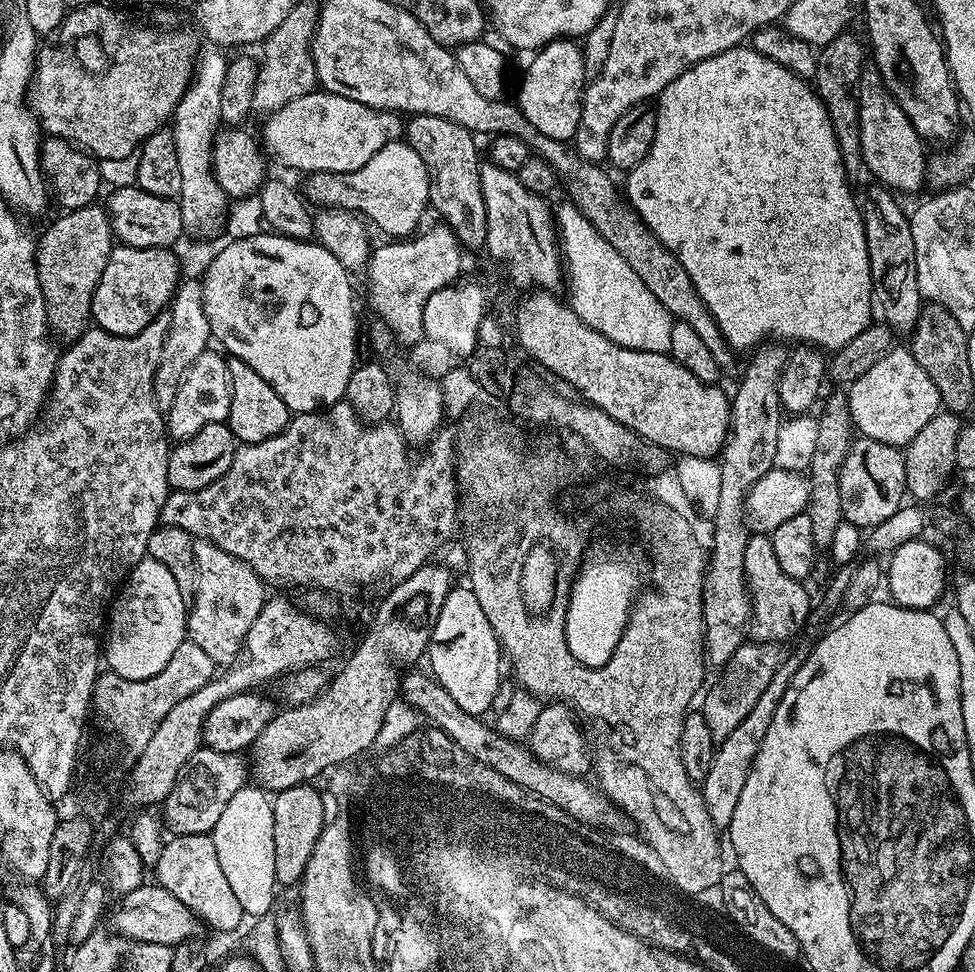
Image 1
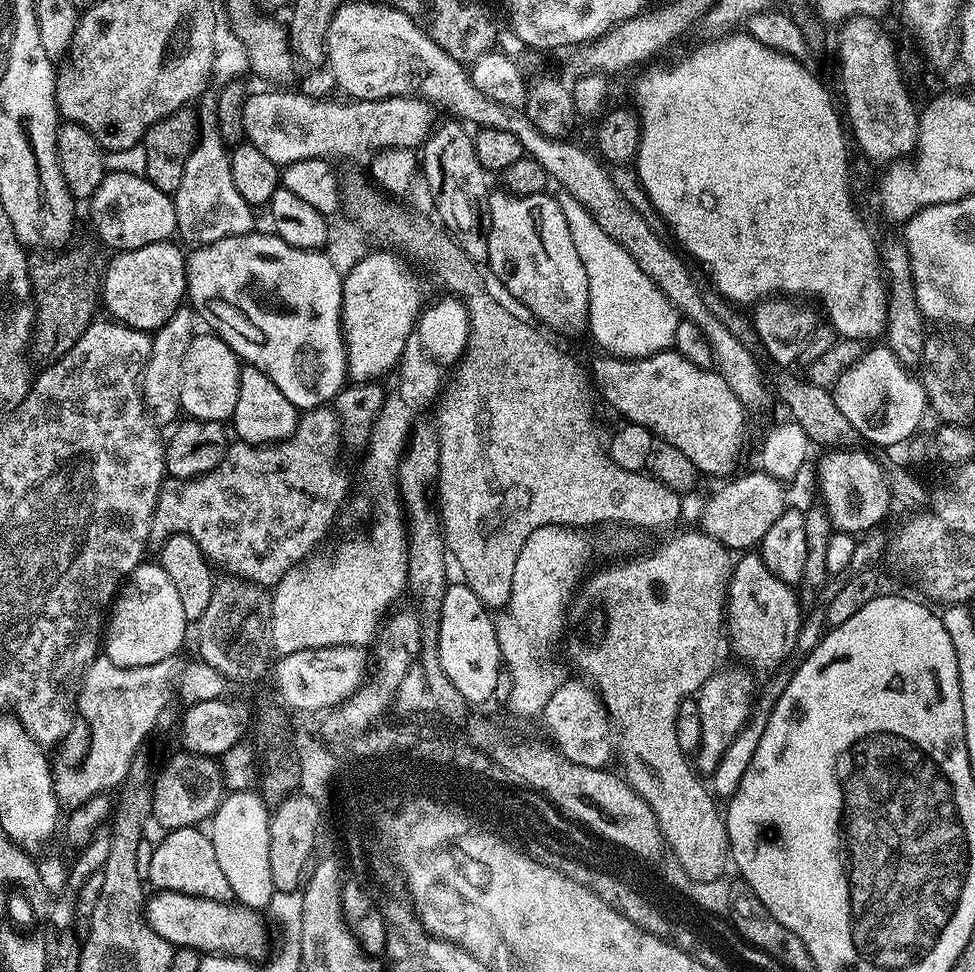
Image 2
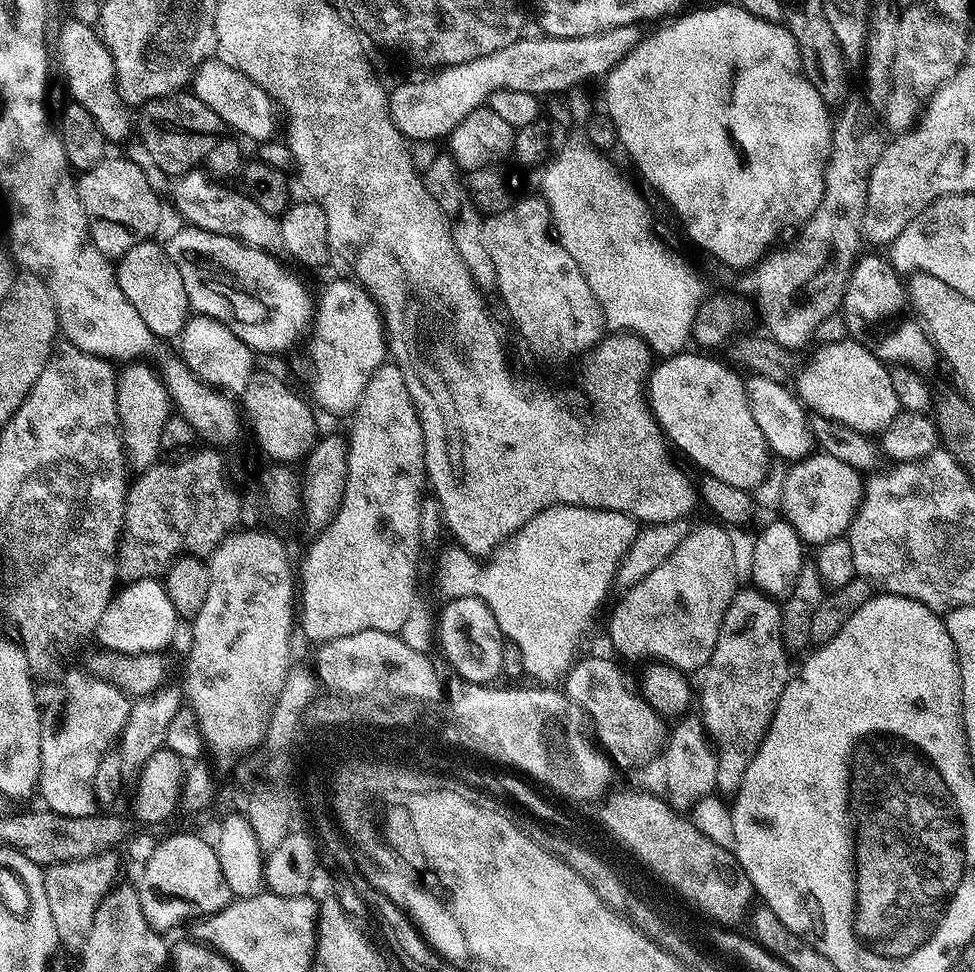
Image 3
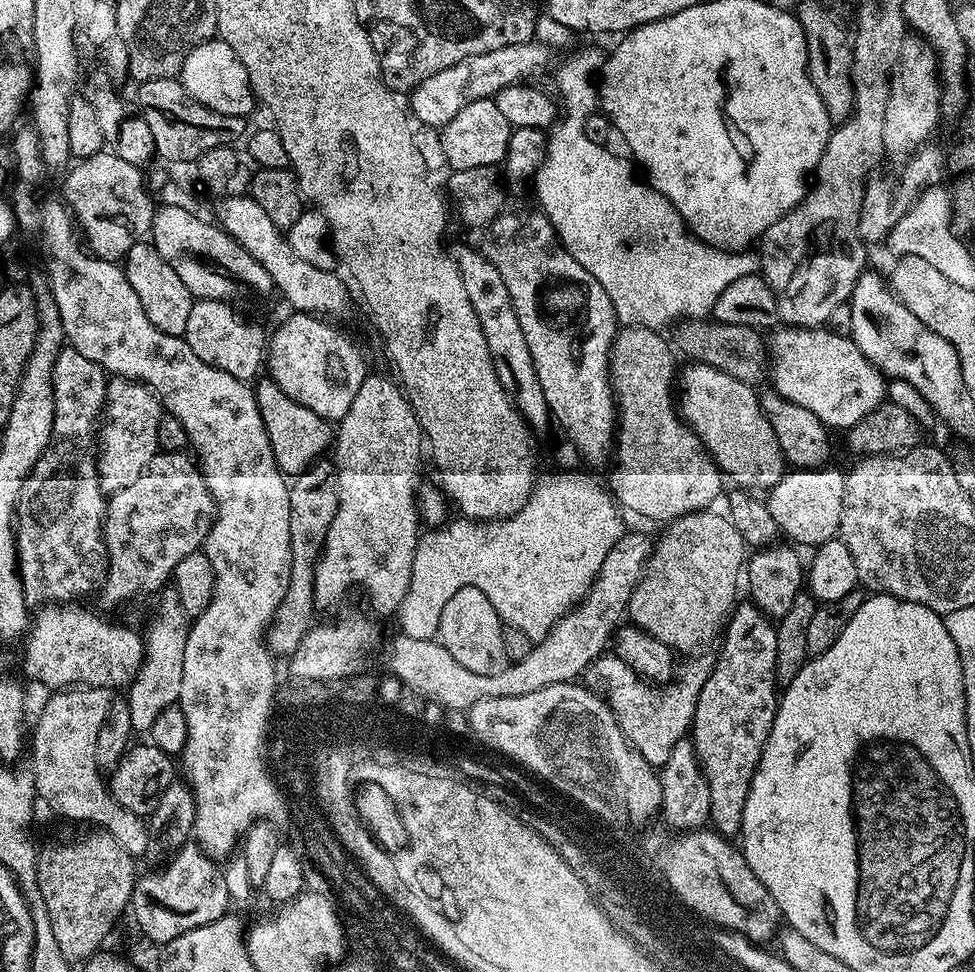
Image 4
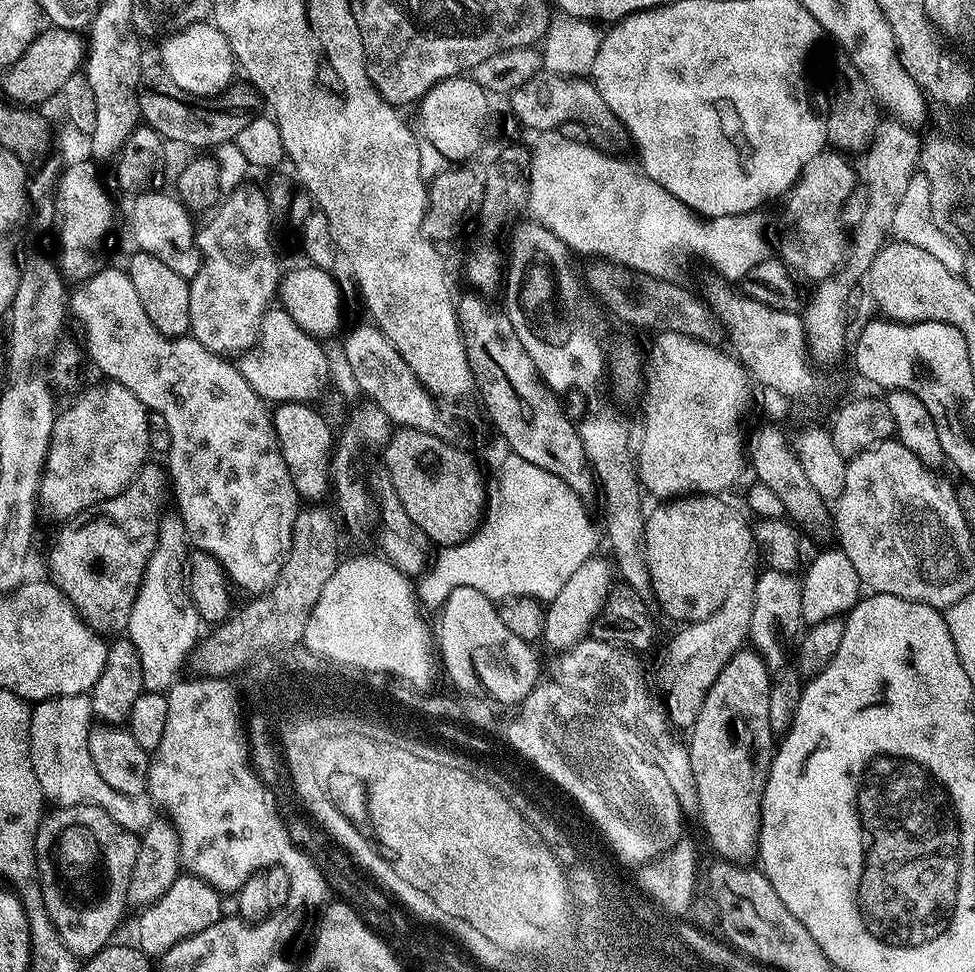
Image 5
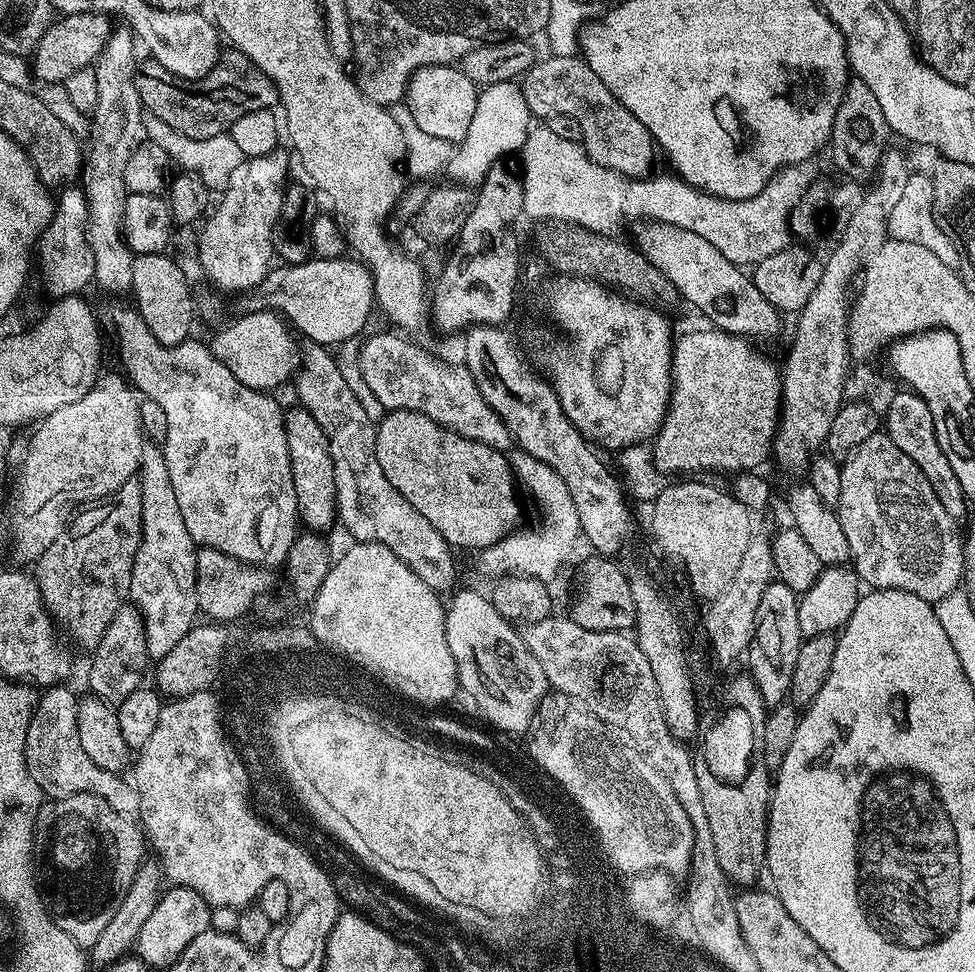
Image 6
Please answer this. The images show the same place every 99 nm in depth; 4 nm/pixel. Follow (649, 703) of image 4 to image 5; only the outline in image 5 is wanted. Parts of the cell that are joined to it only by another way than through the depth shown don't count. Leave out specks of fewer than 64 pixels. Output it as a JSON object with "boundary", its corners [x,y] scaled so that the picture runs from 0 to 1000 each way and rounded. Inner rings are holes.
{"boundary":[[[763,604],[751,605],[749,611],[745,611],[745,619],[741,619],[741,623],[723,638],[703,641],[698,645],[702,647],[686,660],[681,671],[681,680],[673,691],[673,704],[681,711],[679,724],[685,741],[692,748],[694,745],[702,751],[709,750],[716,739],[716,730],[720,730],[720,722],[724,722],[728,706],[732,706],[736,693],[741,693],[753,672],[764,666],[769,632],[773,632],[773,615],[771,605]]]}

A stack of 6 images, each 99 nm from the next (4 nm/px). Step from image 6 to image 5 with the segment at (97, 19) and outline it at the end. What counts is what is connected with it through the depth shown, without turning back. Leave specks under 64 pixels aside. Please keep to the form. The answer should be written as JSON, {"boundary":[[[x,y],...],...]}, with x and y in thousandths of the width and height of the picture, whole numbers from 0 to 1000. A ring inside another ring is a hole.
{"boundary":[[[49,27],[41,36],[27,47],[18,64],[7,67],[4,78],[4,95],[9,104],[16,109],[41,109],[49,102],[61,100],[64,88],[68,88],[73,78],[83,73],[88,61],[88,45],[82,33],[73,33],[67,29]]]}

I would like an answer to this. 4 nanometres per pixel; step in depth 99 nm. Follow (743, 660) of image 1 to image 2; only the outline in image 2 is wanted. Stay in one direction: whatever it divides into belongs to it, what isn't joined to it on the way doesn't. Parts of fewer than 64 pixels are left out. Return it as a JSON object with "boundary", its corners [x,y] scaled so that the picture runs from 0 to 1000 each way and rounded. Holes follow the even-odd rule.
{"boundary":[[[735,689],[728,698],[724,698],[724,702],[712,717],[716,726],[716,735],[720,738],[720,757],[718,766],[714,769],[712,775],[712,789],[715,795],[730,796],[732,794],[741,778],[745,776],[745,772],[749,771],[749,765],[753,763],[754,757],[769,740],[767,726],[771,722],[770,698],[772,697],[766,690],[763,691]]]}

